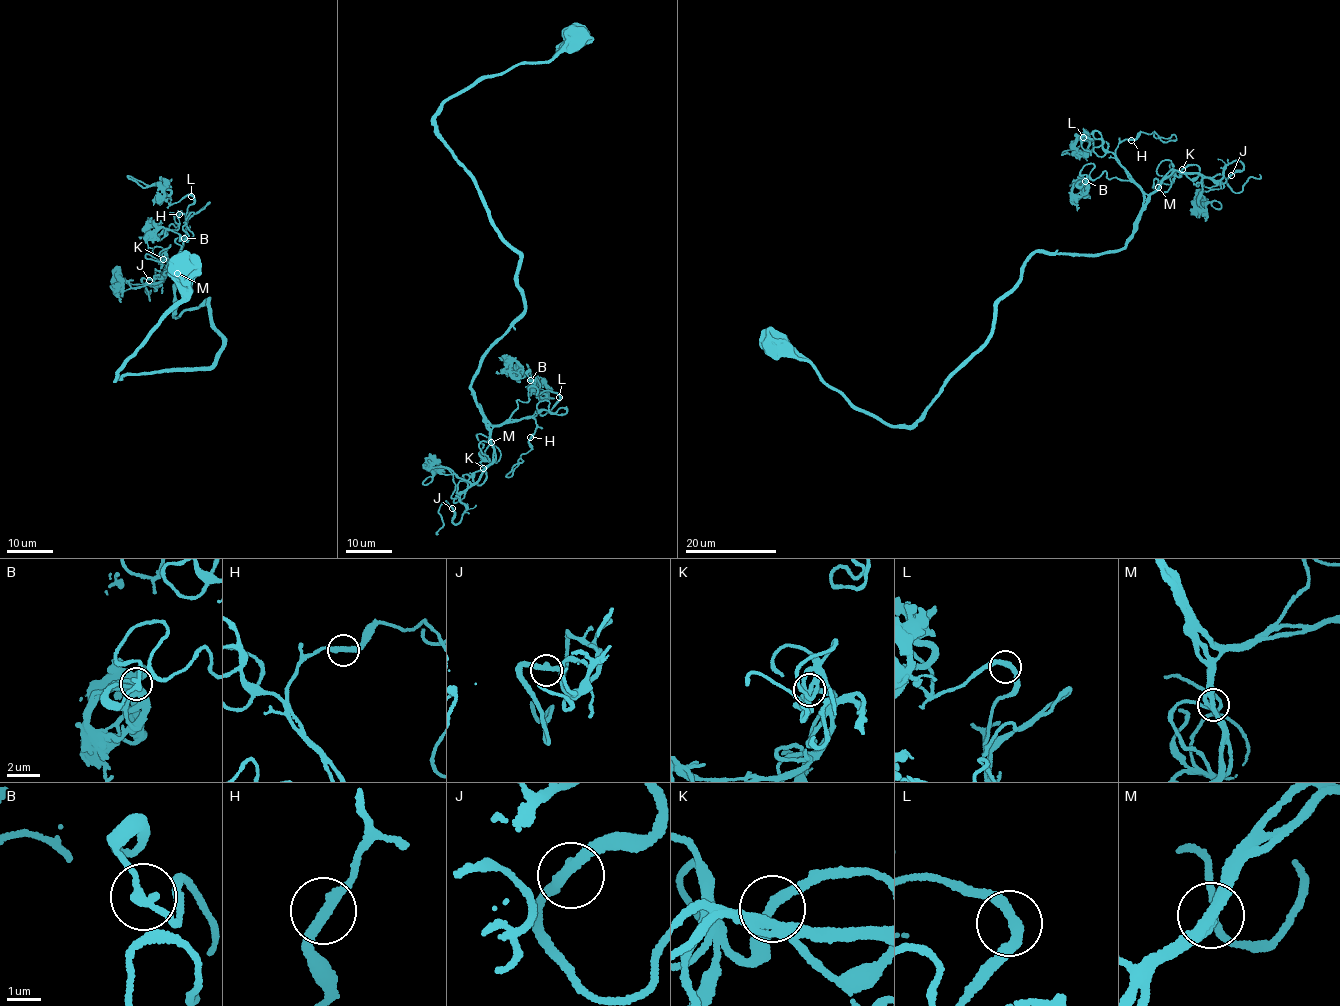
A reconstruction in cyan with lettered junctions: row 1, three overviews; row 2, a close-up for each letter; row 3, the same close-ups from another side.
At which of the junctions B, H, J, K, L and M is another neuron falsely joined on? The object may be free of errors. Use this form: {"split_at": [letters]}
{"split_at": []}

